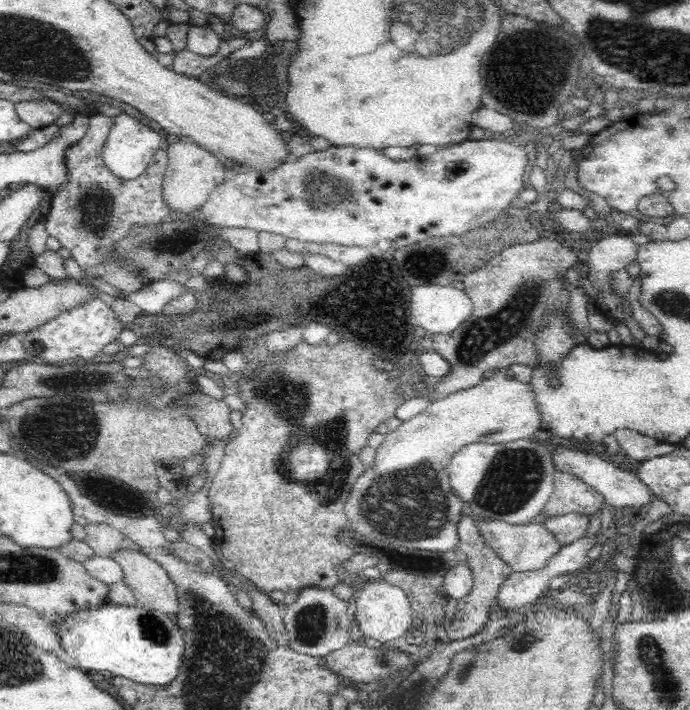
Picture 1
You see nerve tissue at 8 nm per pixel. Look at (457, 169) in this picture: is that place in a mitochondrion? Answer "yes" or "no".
no

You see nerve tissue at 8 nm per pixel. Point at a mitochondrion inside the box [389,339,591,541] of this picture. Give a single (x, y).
(514, 477)

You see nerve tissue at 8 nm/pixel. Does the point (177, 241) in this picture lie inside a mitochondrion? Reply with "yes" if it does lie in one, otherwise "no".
yes

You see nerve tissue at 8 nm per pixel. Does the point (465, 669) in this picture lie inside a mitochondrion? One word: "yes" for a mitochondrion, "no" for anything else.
yes

